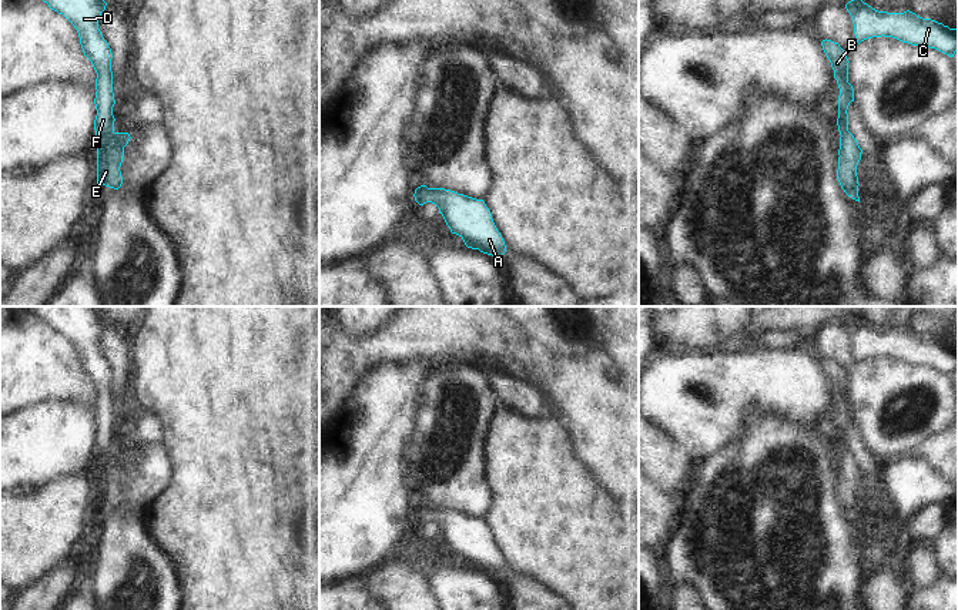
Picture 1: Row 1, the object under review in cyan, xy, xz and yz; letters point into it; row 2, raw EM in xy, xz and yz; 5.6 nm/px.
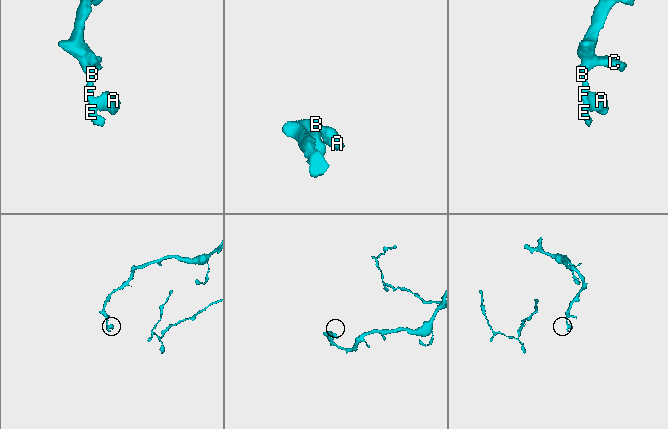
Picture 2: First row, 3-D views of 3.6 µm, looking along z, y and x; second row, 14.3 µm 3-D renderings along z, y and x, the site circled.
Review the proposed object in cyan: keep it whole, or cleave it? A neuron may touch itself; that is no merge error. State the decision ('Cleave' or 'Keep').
Keep

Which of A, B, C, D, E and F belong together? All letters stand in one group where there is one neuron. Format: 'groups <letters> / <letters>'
groups A B C D E F

